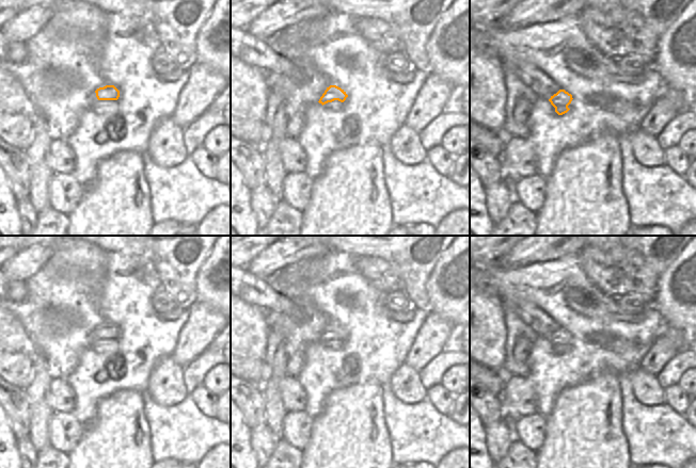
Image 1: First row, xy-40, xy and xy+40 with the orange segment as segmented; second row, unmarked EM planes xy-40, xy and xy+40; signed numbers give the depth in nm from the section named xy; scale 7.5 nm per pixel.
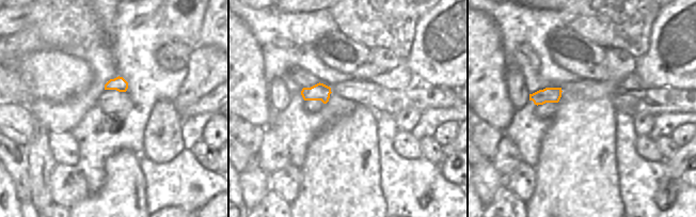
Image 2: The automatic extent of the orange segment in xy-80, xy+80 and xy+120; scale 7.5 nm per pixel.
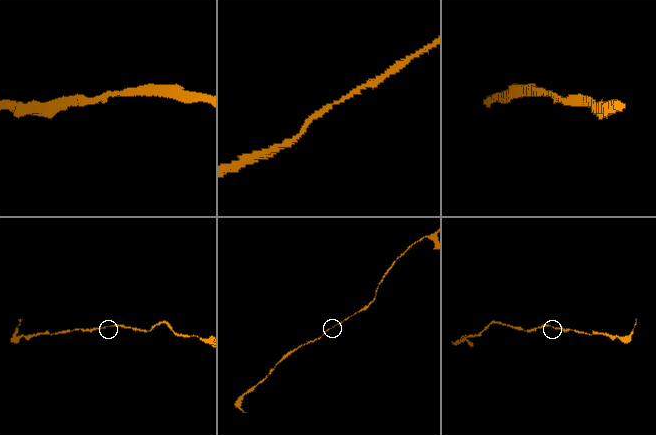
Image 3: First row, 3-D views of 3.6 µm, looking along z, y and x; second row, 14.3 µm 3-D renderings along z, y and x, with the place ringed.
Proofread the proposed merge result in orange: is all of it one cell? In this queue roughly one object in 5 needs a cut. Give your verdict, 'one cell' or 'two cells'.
one cell

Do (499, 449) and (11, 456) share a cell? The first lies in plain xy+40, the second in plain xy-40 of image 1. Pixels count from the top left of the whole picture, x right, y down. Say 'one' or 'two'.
two

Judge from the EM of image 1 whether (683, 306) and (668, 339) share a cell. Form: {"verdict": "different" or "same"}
{"verdict": "different"}

